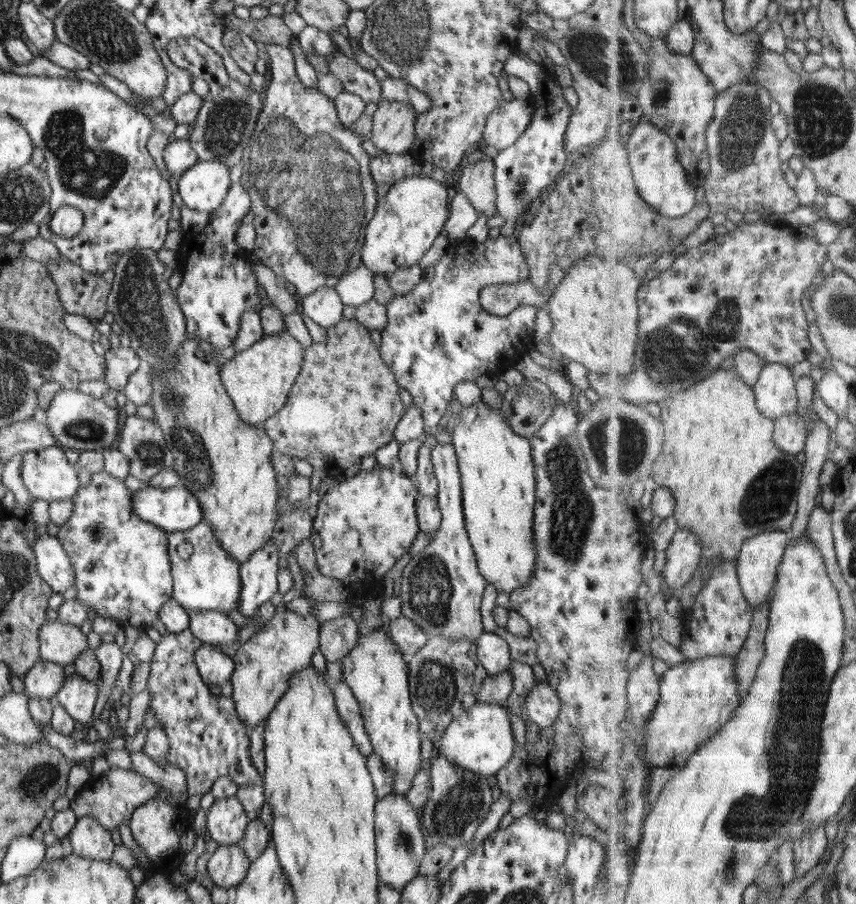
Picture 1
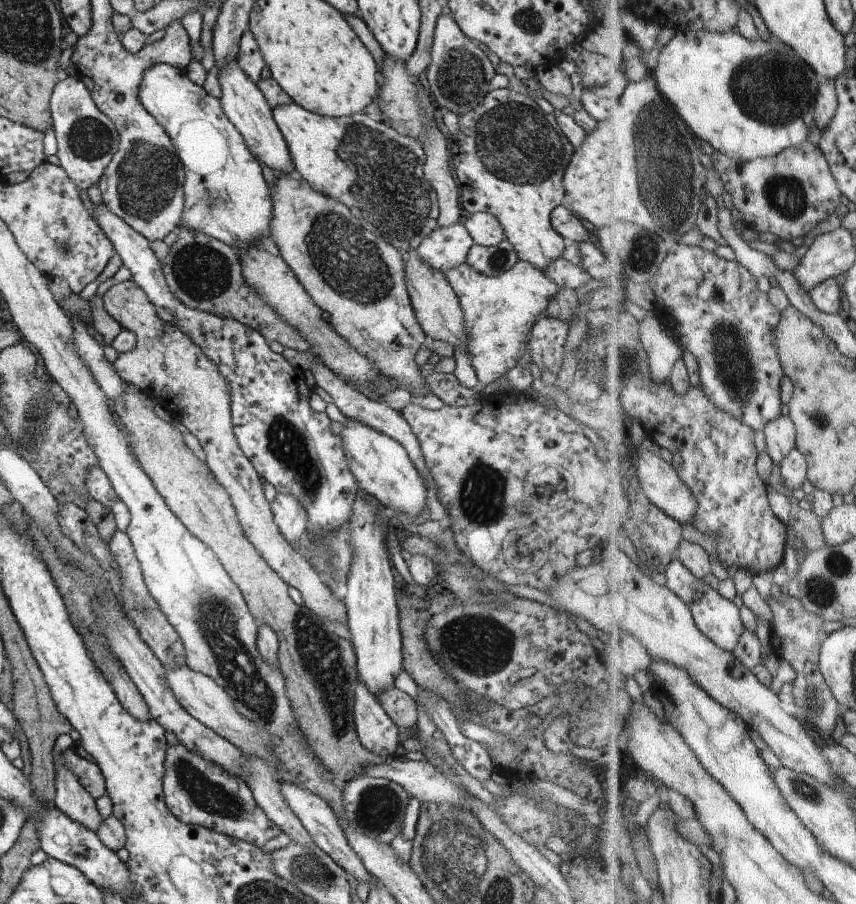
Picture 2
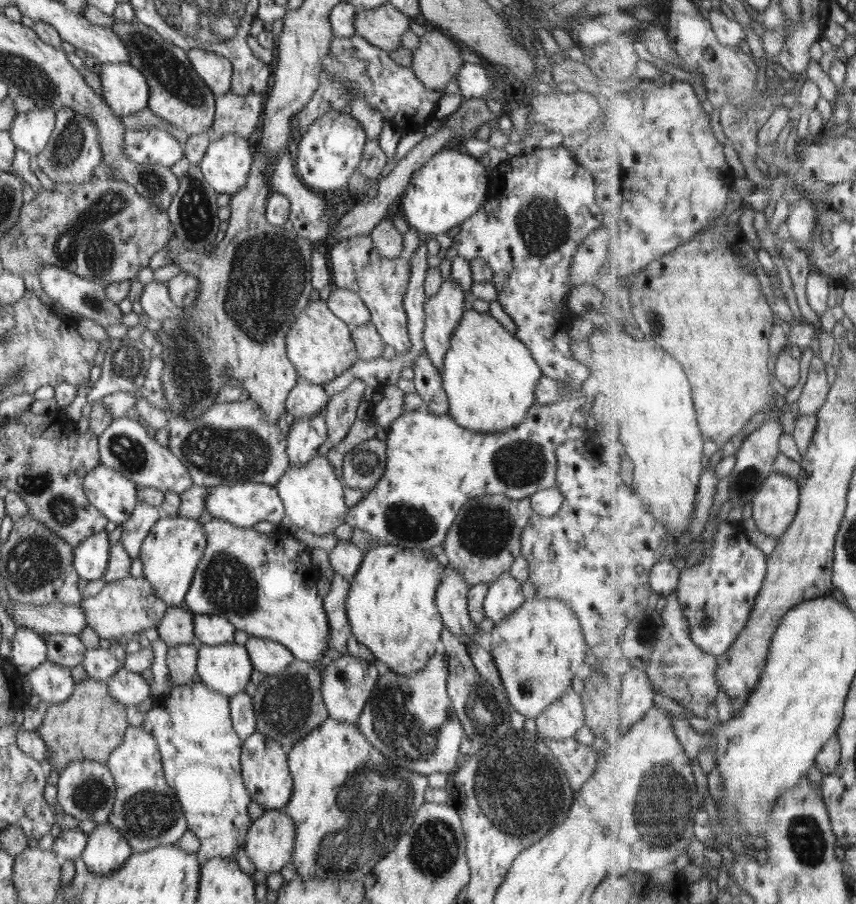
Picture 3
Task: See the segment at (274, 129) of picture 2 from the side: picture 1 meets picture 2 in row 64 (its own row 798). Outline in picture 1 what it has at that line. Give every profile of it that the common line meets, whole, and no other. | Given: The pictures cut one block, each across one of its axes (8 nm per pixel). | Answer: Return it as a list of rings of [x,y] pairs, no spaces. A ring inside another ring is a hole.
[[[236,795],[215,799],[206,813],[205,828],[211,839],[219,846],[236,845],[242,840],[249,823],[249,816]]]

